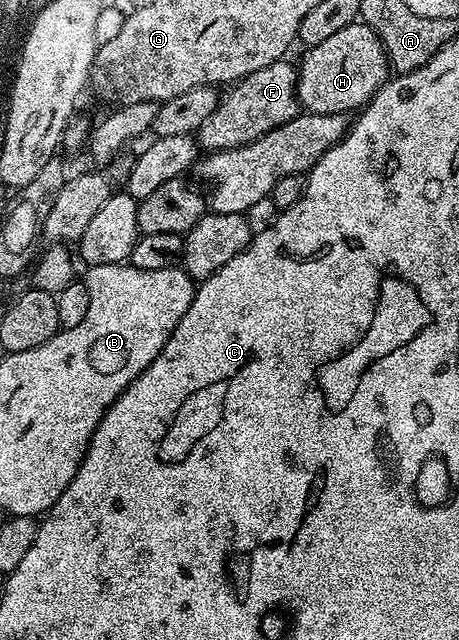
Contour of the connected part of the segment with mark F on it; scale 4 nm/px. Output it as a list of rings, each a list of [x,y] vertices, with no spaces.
[[[289,59],[259,67],[259,71],[241,78],[229,91],[226,97],[224,94],[218,100],[215,111],[207,115],[200,127],[199,145],[202,150],[234,149],[246,145],[267,135],[267,131],[275,131],[275,127],[283,127],[283,123],[295,119],[299,112],[297,69]]]

